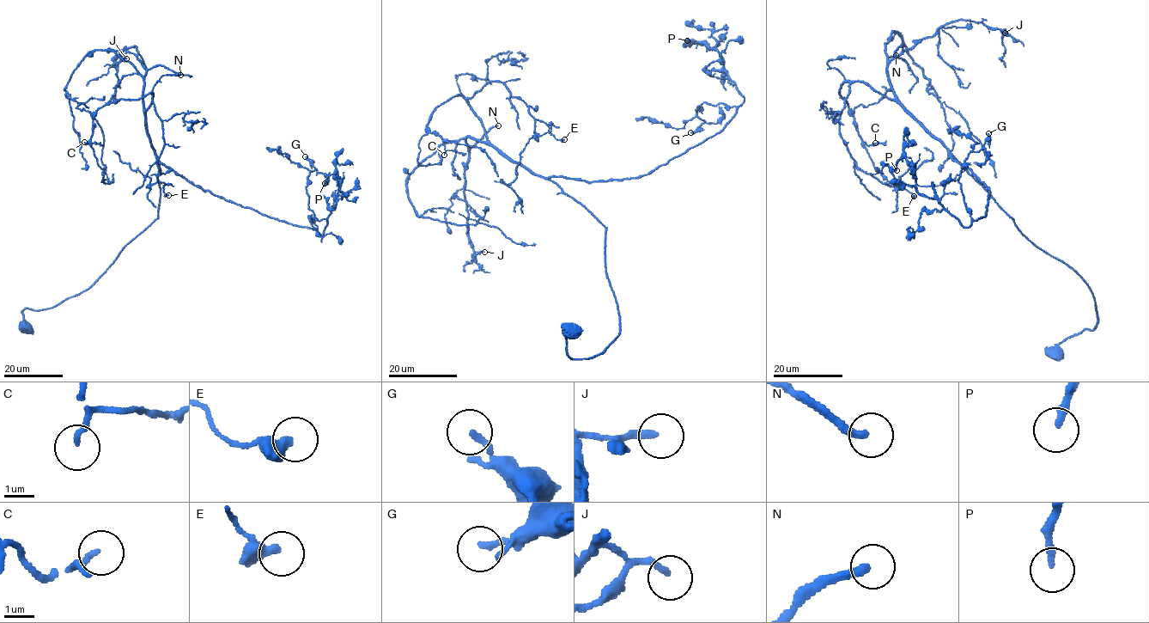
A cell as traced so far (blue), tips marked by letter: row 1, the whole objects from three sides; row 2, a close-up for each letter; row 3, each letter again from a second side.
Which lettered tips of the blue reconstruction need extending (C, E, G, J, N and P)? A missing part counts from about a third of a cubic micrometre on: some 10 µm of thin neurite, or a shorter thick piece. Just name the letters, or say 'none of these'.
J, N, P

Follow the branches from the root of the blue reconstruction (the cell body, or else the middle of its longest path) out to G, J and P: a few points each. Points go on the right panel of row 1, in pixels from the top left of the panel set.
G: (1056, 353), (1096, 328), (1097, 306), (950, 153), (989, 187), (987, 213), (971, 216), (959, 177), (988, 133)
J: (1056, 353), (1098, 323), (1086, 284), (1021, 234), (900, 104), (887, 70), (955, 21), (1005, 33)
P: (1056, 353), (1098, 323), (1081, 277), (950, 153), (991, 192), (969, 227), (918, 192), (904, 157), (896, 170)

